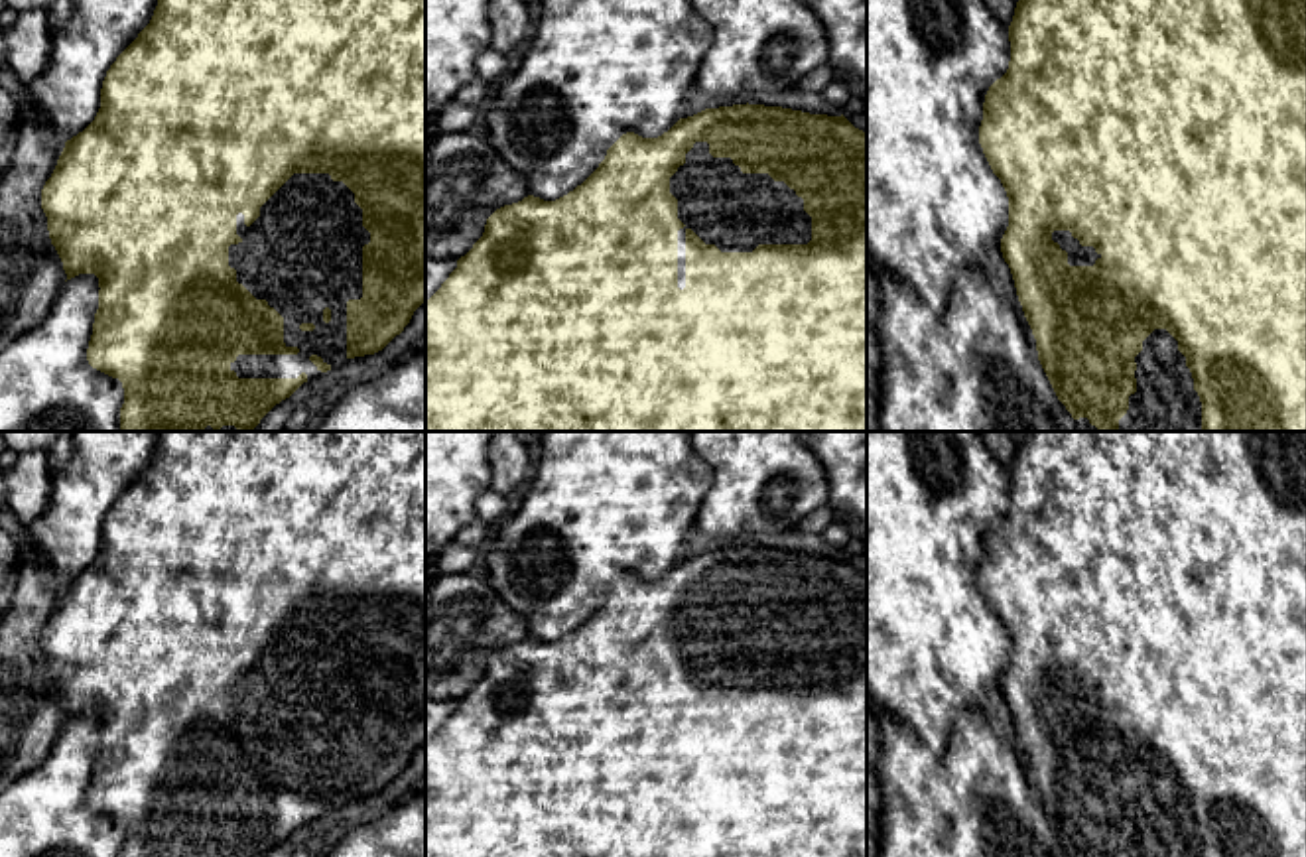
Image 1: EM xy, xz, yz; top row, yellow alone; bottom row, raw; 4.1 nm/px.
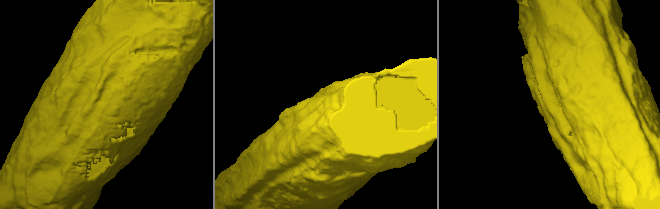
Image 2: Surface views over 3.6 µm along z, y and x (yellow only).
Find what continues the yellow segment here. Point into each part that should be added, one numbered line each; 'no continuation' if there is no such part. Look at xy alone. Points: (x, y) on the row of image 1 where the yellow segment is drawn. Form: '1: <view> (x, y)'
1: xy (304, 253)

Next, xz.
1: xz (735, 211)

